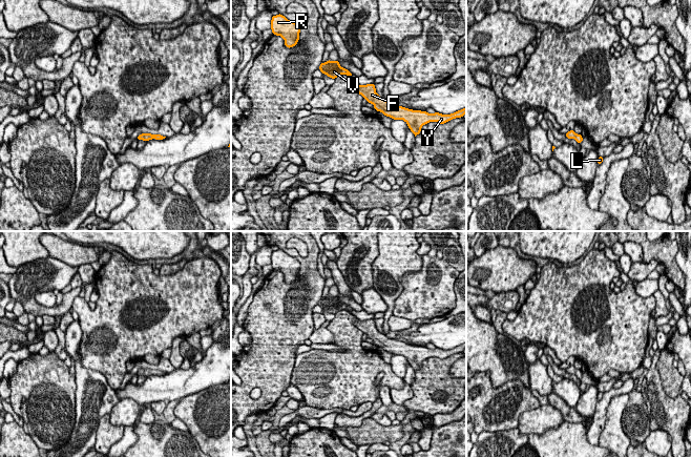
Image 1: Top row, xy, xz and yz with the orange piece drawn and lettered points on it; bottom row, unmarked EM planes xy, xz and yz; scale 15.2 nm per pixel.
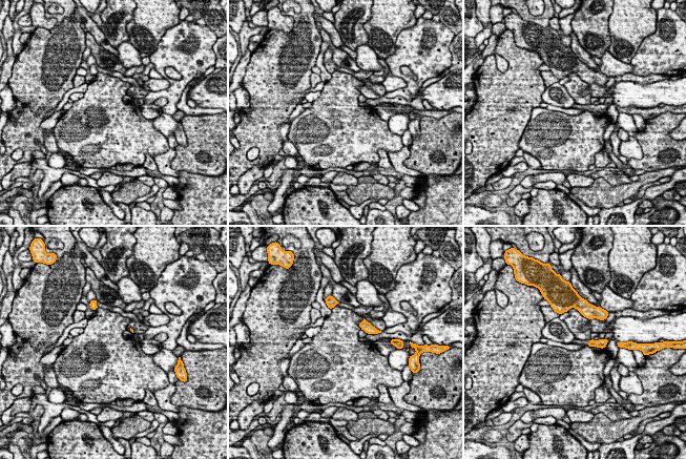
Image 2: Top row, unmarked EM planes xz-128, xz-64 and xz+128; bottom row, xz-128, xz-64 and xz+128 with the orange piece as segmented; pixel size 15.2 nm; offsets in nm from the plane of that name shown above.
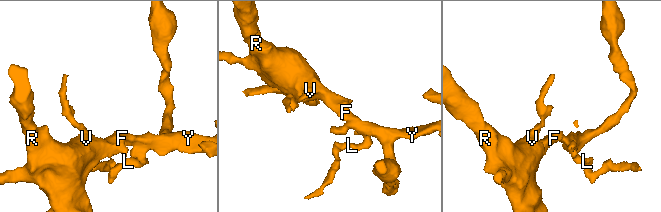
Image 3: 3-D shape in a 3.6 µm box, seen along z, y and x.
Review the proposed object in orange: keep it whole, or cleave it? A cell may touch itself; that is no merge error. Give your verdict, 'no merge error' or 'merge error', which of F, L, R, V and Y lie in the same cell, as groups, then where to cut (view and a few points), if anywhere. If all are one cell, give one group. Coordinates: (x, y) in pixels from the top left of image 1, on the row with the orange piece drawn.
no merge error; groups F L R V Y; cut none

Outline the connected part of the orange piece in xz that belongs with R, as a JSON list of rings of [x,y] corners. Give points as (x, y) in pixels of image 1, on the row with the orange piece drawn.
[[[281,14],[272,16],[271,29],[273,35],[280,36],[285,40],[285,45],[288,48],[295,46],[299,41],[299,26]]]

